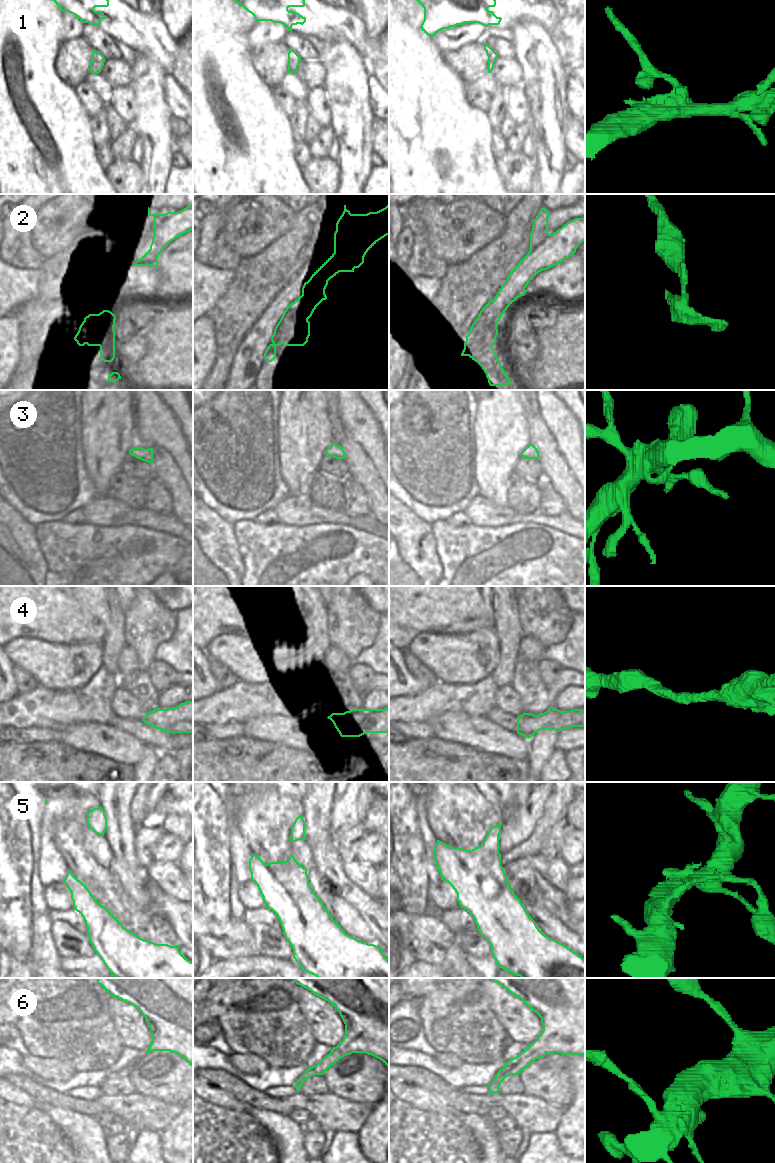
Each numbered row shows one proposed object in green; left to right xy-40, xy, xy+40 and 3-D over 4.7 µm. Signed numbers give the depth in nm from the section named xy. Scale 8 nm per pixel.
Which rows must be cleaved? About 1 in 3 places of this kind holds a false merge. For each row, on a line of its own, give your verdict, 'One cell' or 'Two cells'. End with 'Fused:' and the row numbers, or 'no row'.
1: Two cells
2: Two cells
3: One cell
4: One cell
5: One cell
6: One cell
Fused: 1, 2.

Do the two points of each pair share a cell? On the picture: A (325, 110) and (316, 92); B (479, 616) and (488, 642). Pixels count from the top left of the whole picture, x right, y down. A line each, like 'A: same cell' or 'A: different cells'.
A: same cell
B: different cells

